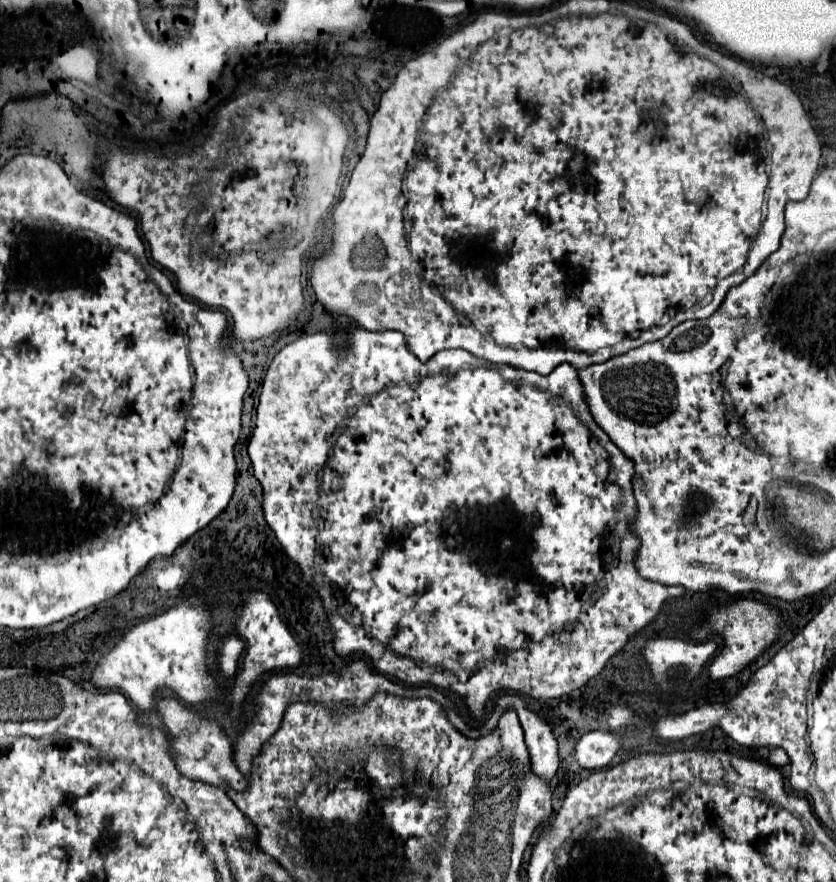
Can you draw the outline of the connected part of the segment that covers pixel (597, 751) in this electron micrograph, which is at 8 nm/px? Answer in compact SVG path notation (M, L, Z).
M588 732L576 742L574 758L580 764L580 768L600 770L608 766L618 748L620 748L618 736L610 732Z

